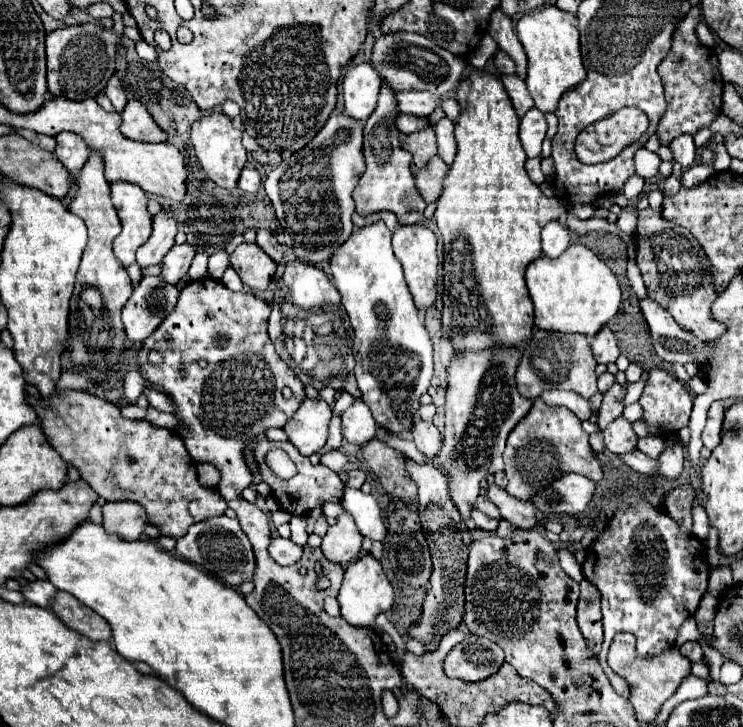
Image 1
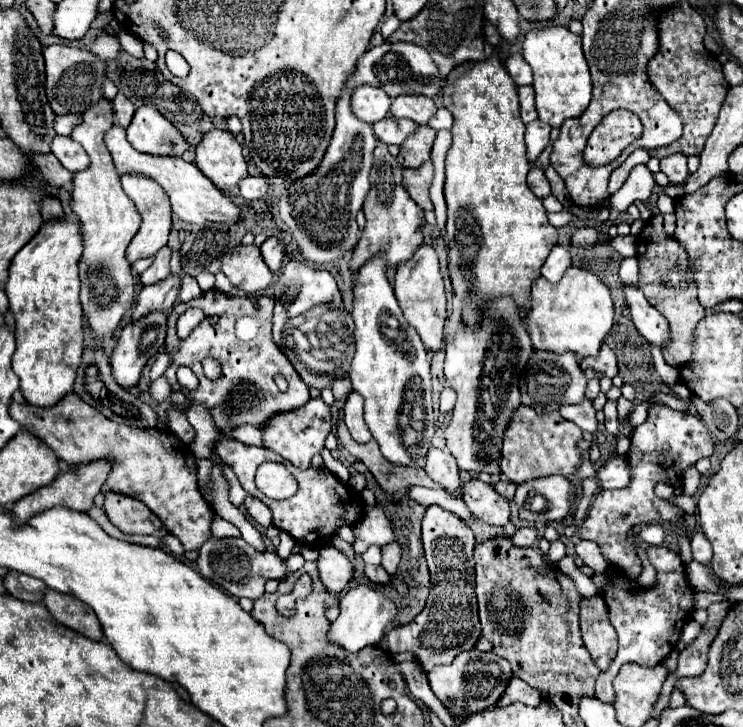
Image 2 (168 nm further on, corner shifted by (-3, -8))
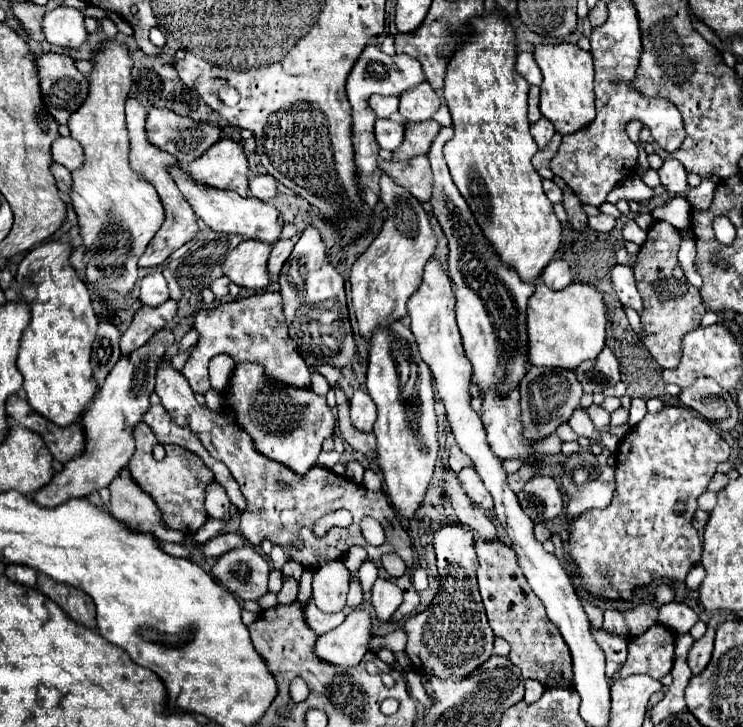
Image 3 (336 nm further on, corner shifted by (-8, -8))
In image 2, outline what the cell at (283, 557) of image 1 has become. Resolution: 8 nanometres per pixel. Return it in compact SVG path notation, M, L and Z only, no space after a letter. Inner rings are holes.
M220 538L208 540L200 548L200 556L196 560L198 572L214 582L216 586L224 588L228 594L238 598L258 600L265 593L265 584L270 579L280 579L286 574L286 561L280 560L276 552L256 552L248 542L242 538Z

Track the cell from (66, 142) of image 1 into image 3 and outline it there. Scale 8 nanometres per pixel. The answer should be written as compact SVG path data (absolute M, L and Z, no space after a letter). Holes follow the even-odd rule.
M71 136L55 140L51 146L51 152L53 152L53 162L59 162L69 170L77 170L83 166L85 156L83 156L81 144L77 144L77 140L73 140Z

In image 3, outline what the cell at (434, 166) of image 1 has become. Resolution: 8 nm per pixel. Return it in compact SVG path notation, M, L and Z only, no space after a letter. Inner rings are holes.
M417 156L407 162L381 162L381 170L387 172L405 190L409 190L419 202L429 202L433 190L433 176L427 156Z

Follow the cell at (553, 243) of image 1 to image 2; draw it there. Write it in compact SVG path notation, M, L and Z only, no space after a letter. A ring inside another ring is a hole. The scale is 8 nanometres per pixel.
M554 246L550 256L546 258L546 262L542 266L542 276L548 282L556 284L568 268L570 268L570 252L564 246Z

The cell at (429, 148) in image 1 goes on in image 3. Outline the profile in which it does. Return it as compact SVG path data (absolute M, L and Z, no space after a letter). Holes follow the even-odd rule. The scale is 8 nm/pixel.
M425 120L425 122L405 122L405 140L403 144L393 152L393 158L399 162L411 160L415 156L427 154L435 136L439 134L441 126L435 120Z

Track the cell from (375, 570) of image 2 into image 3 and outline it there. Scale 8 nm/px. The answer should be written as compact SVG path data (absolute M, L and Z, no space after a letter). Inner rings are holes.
M377 578L371 590L371 602L375 606L375 616L379 620L389 620L401 604L401 590L387 578Z

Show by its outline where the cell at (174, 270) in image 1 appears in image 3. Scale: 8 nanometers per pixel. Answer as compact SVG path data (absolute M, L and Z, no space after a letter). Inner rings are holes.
M167 300L161 306L141 306L141 310L135 312L131 326L121 336L121 352L133 352L133 348L139 348L153 336L157 330L165 328L173 316L177 314L177 300Z

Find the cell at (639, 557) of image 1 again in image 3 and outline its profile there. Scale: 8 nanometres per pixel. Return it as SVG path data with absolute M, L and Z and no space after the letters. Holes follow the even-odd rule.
M653 624L643 634L631 636L627 648L627 662L609 678L609 682L631 674L649 674L651 678L661 680L673 668L673 632L661 624Z

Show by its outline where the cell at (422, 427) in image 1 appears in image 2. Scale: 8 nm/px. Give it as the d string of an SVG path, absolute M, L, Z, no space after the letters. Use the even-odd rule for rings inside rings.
M432 446L428 450L428 460L424 470L434 482L444 486L448 492L452 494L460 492L460 470L452 454L444 454L444 450L438 450Z

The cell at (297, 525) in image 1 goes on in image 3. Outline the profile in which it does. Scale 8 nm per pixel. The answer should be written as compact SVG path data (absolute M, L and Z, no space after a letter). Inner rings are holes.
M287 576L283 580L283 588L279 592L279 602L281 604L289 604L297 598L297 592L299 592L299 580L295 580L293 576Z

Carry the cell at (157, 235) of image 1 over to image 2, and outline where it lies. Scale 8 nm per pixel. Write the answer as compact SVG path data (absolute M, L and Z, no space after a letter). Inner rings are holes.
M166 246L166 248L162 248L162 250L154 256L154 264L140 274L142 286L156 284L156 282L168 278L168 274L170 274L170 254L172 254L172 250Z

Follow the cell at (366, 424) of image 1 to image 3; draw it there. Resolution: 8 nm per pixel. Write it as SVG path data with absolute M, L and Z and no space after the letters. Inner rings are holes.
M357 390L349 402L351 402L351 422L353 422L353 426L359 428L361 432L371 432L377 412L375 412L375 404L369 398L369 394L363 392L363 390Z

